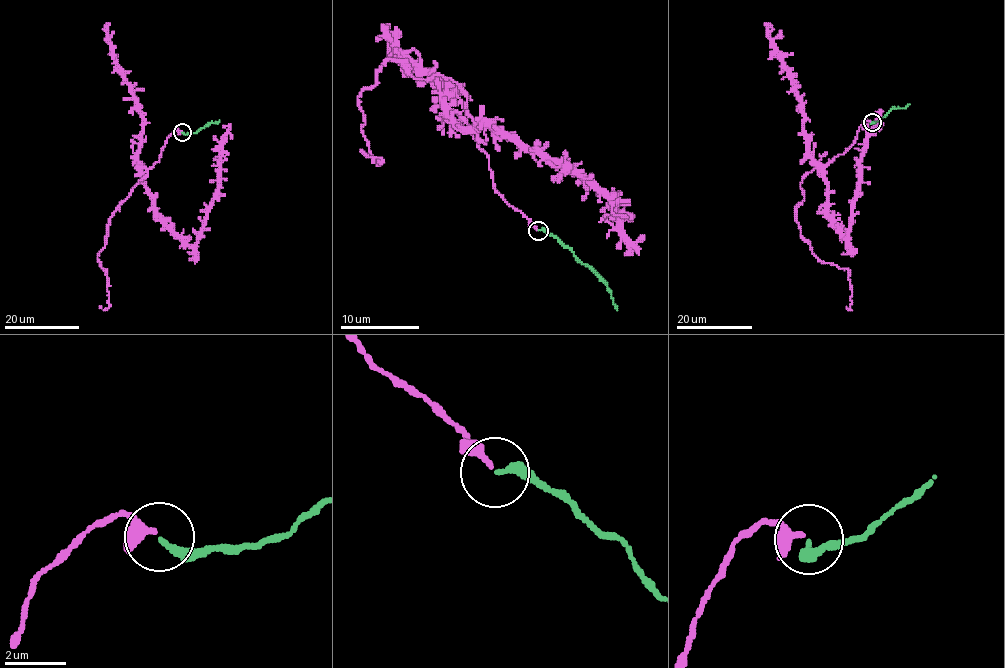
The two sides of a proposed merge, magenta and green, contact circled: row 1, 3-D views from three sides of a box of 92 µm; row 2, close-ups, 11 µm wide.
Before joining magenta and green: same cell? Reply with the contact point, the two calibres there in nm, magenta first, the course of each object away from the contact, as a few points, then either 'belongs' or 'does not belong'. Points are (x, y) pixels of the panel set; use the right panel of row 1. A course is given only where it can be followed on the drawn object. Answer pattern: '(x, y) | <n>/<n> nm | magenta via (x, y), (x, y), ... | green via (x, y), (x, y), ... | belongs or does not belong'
(872, 122) | 200/220 nm | magenta via (871, 122), (865, 120), (852, 144), (823, 165), (826, 214), (845, 238), (860, 153), (879, 111), (875, 111) | green via (871, 121), (878, 122), (893, 108), (909, 105) | belongs

